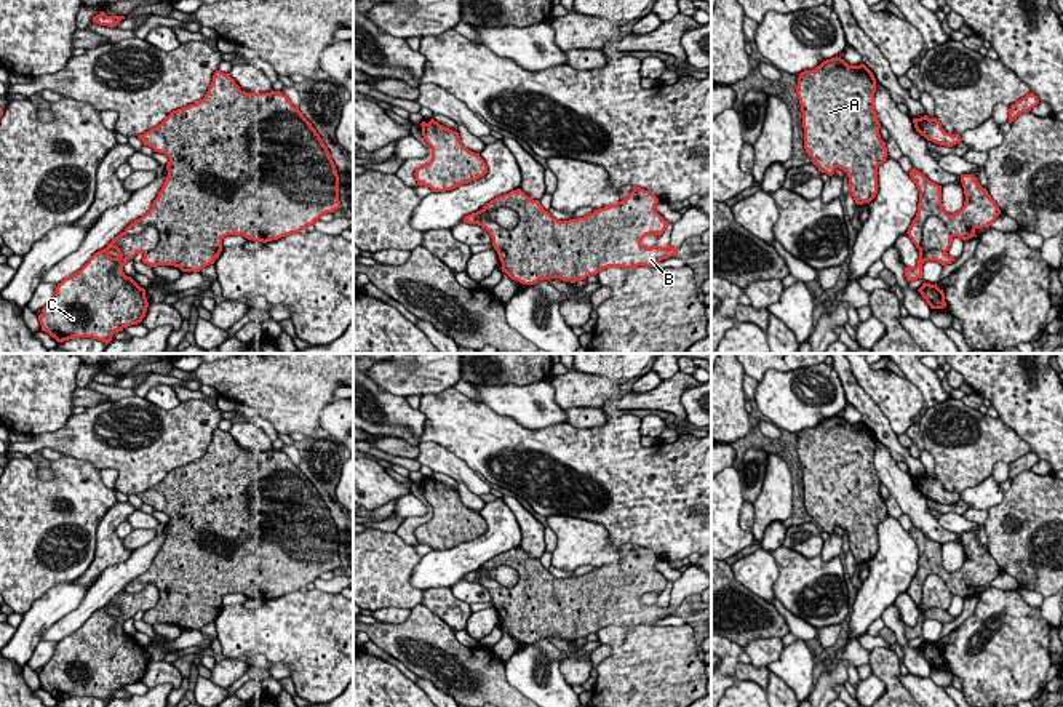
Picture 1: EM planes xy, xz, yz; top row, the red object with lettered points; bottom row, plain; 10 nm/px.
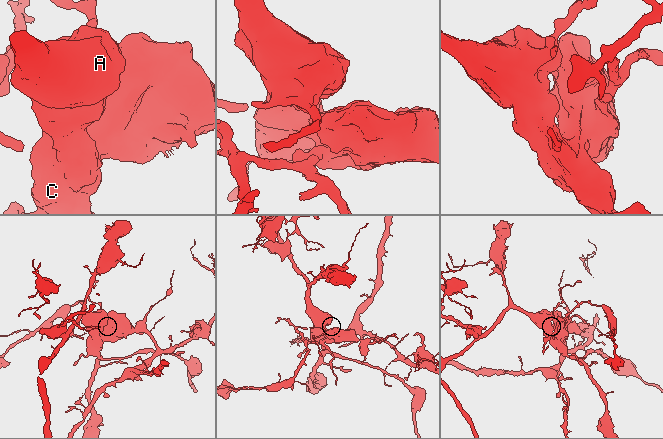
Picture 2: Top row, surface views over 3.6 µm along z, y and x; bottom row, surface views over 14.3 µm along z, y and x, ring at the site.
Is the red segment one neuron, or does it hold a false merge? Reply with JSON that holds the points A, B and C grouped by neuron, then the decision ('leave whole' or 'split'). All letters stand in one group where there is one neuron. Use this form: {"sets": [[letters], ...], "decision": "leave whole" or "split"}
{"sets": [["A", "B", "C"]], "decision": "leave whole"}

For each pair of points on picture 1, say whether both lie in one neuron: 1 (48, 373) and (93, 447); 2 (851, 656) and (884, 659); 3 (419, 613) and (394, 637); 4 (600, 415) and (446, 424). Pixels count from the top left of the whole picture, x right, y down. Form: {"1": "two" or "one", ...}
{"1": "two", "2": "two", "3": "one", "4": "two"}

